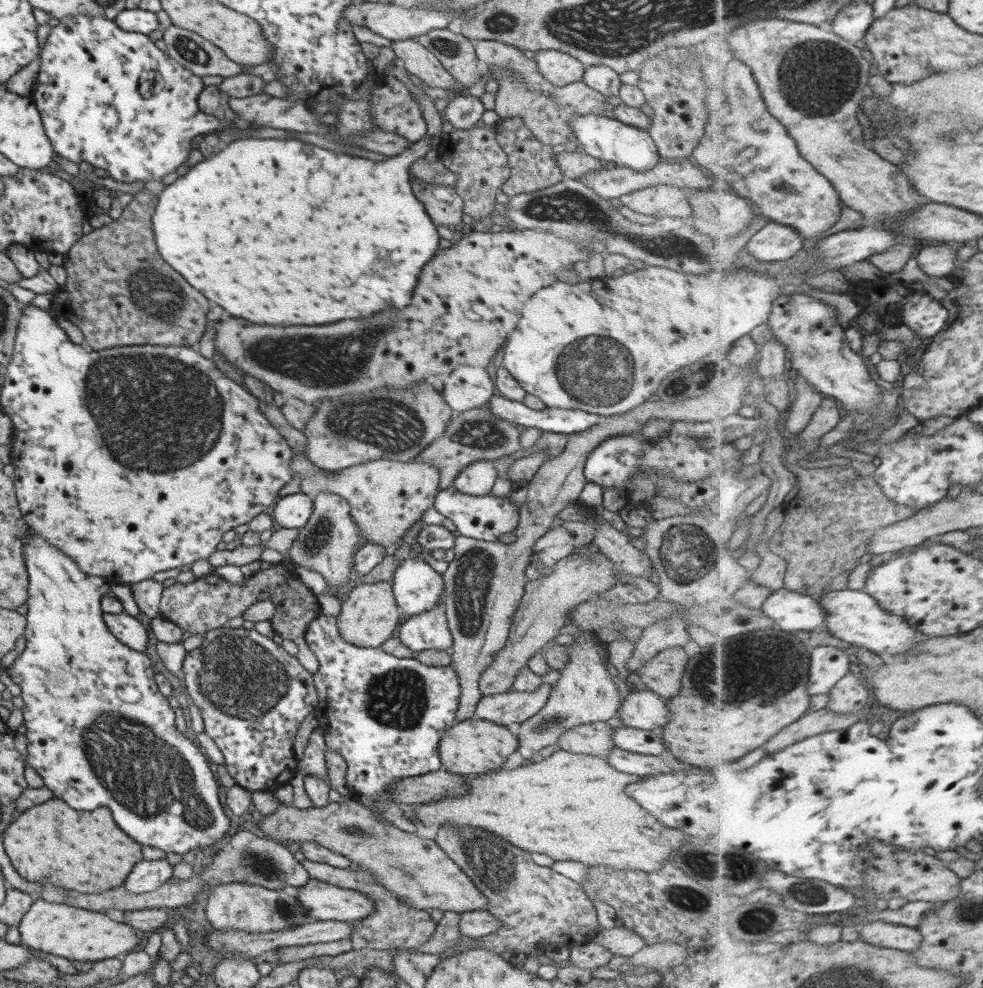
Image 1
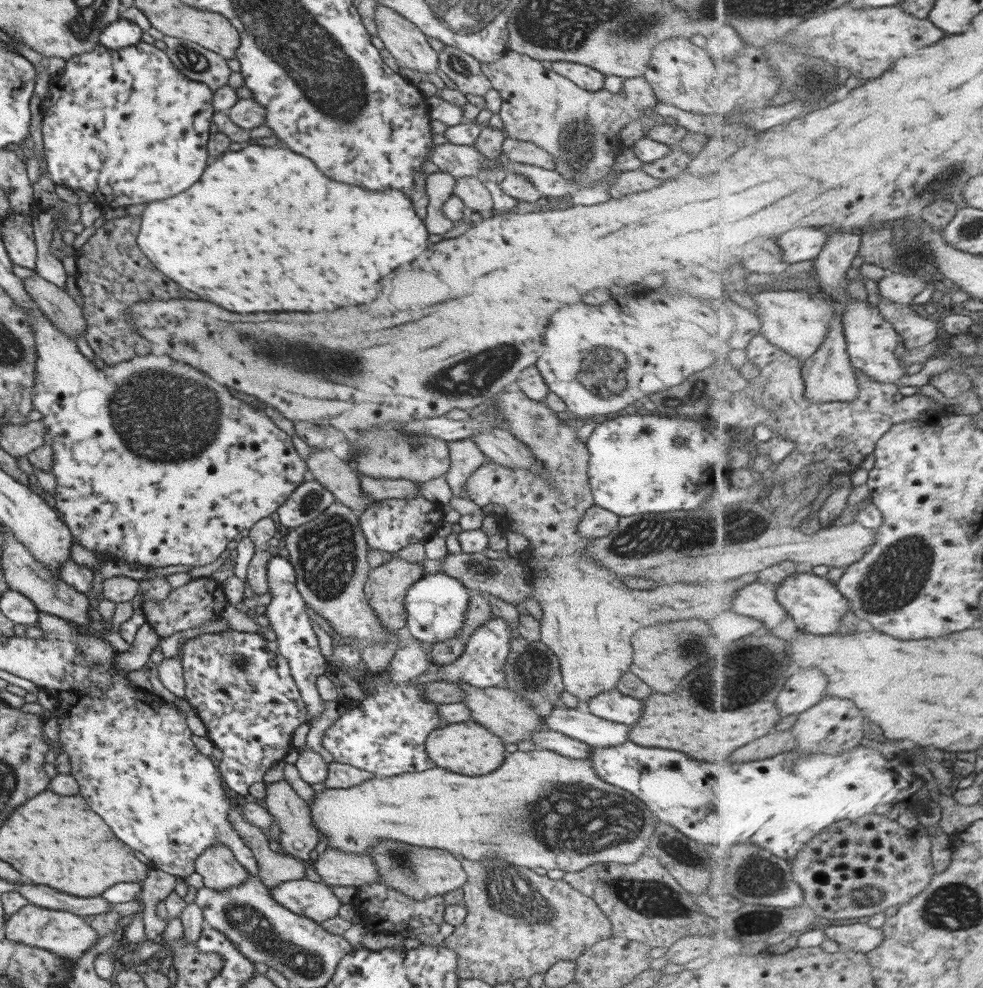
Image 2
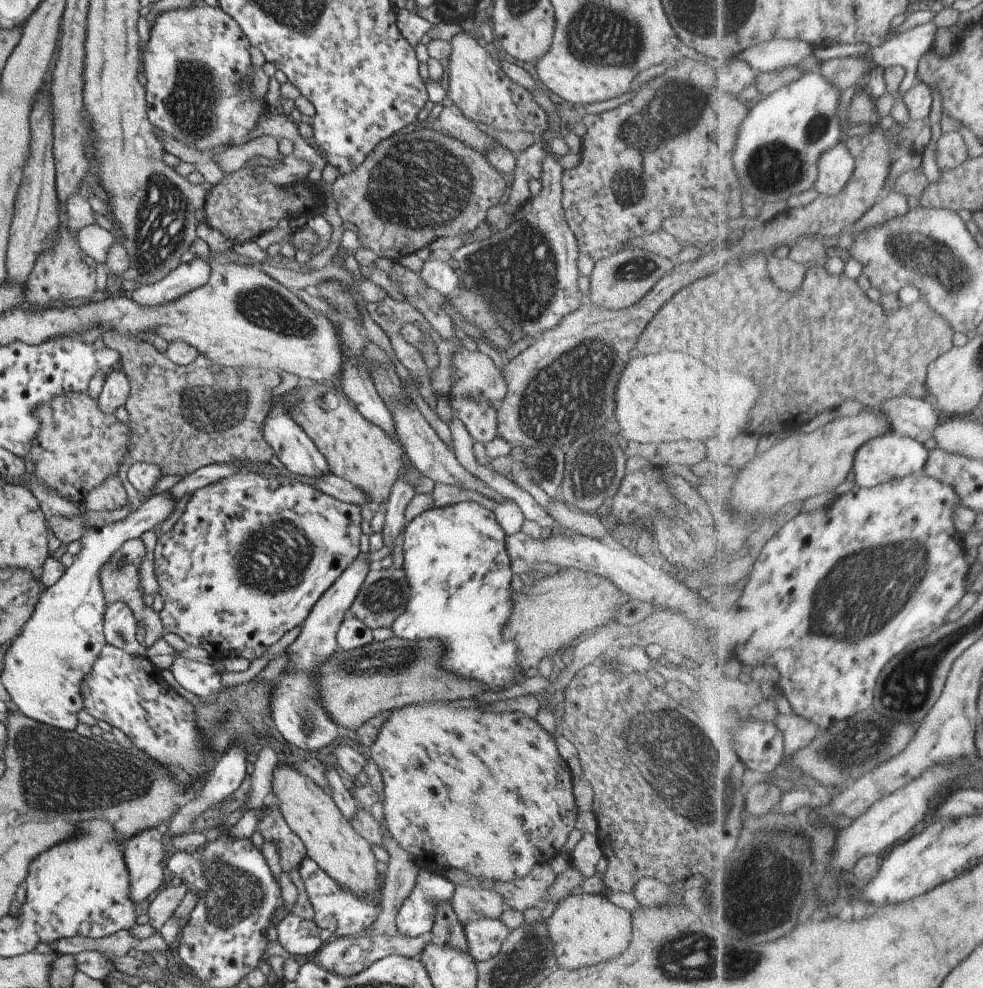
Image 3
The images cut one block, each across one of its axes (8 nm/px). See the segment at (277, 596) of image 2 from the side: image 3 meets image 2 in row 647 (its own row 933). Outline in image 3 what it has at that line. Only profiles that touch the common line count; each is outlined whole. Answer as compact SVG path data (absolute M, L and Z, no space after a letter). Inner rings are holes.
M290 912L276 926L274 938L279 949L288 956L306 956L311 959L323 942L319 939L319 928L313 920L303 920Z

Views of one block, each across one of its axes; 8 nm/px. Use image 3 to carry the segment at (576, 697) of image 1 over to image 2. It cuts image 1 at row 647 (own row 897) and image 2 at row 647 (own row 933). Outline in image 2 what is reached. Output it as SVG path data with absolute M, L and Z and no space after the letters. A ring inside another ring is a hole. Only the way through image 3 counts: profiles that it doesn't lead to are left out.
M510 387L493 396L491 410L499 414L507 431L517 440L525 443L535 459L543 463L543 476L529 470L505 468L489 460L465 480L467 498L479 507L485 504L498 504L505 508L505 513L498 517L498 524L503 532L515 530L527 538L527 549L518 556L523 561L534 560L539 567L538 576L530 578L533 599L541 607L541 621L538 622L540 641L555 654L558 661L560 678L565 692L569 692L579 702L591 700L595 694L615 689L615 683L623 673L629 671L632 662L631 636L641 627L648 627L667 621L683 621L701 616L710 610L709 593L705 586L696 583L673 583L658 586L651 591L626 588L619 577L606 569L596 566L582 550L591 542L581 539L576 532L577 524L583 513L594 504L587 478L589 452L585 442L581 442L575 433L577 428L558 419L545 402L529 400L521 390Z

